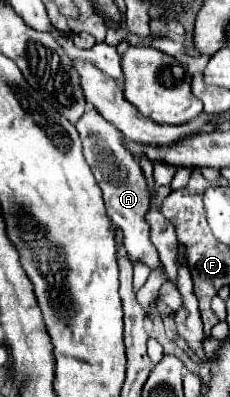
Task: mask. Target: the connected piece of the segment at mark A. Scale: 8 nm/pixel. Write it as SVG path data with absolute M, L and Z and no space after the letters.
M95 109L85 111L85 115L77 123L77 131L83 141L83 155L87 159L87 165L91 167L99 187L103 189L107 215L111 217L113 225L117 229L121 229L121 243L123 243L123 249L125 249L129 261L145 263L151 269L163 267L159 261L157 249L153 247L153 243L149 239L151 229L145 219L145 215L149 211L149 185L147 185L147 179L145 179L139 163L135 161L135 157L131 157L131 153L127 153L127 149L123 149L123 141L125 141L123 133L119 133L119 129L115 129L107 119L99 117L99 113L95 113Z

